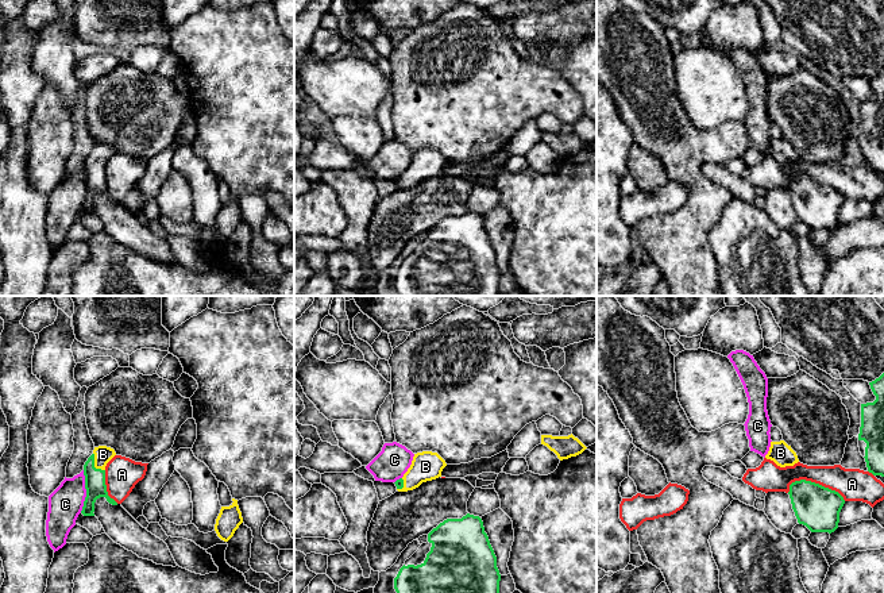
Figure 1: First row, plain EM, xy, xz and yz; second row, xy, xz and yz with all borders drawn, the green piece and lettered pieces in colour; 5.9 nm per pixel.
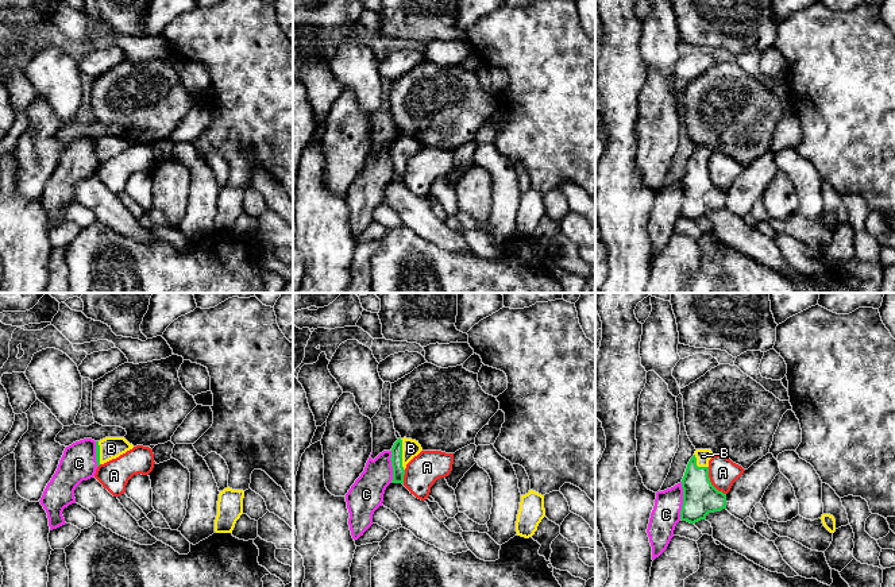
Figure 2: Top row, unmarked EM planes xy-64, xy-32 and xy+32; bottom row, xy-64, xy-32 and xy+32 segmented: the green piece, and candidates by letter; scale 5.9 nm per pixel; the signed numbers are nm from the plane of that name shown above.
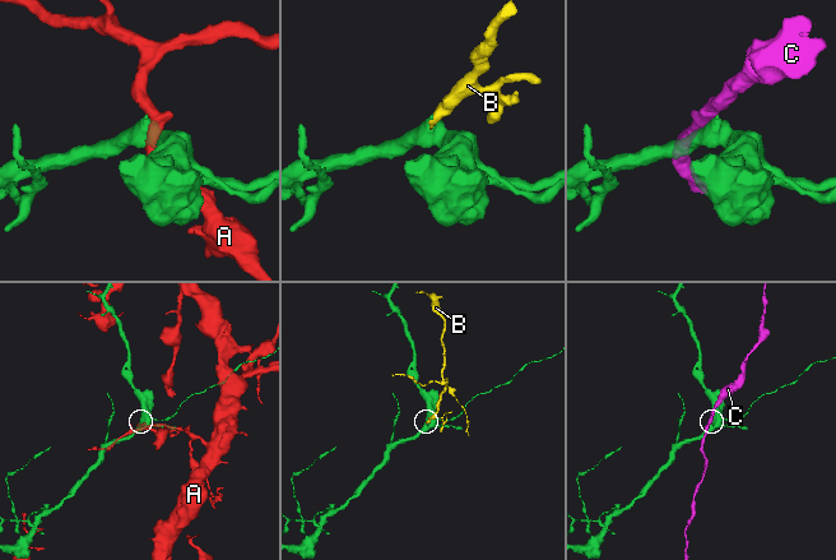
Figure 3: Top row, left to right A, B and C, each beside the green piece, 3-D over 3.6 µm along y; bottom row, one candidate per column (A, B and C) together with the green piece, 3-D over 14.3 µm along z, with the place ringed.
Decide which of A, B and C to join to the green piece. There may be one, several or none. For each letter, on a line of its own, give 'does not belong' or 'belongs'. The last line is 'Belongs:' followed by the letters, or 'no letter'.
A: does not belong
B: belongs
C: does not belong
Belongs: B

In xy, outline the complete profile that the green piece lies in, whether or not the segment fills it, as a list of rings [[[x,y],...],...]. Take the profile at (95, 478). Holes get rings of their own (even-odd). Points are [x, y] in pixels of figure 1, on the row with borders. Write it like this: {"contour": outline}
{"contour": [[[107,446],[94,447],[93,454],[84,465],[86,497],[81,513],[94,516],[94,502],[105,497],[112,505],[117,502],[108,496],[105,485],[105,466],[116,455],[115,450]]]}

